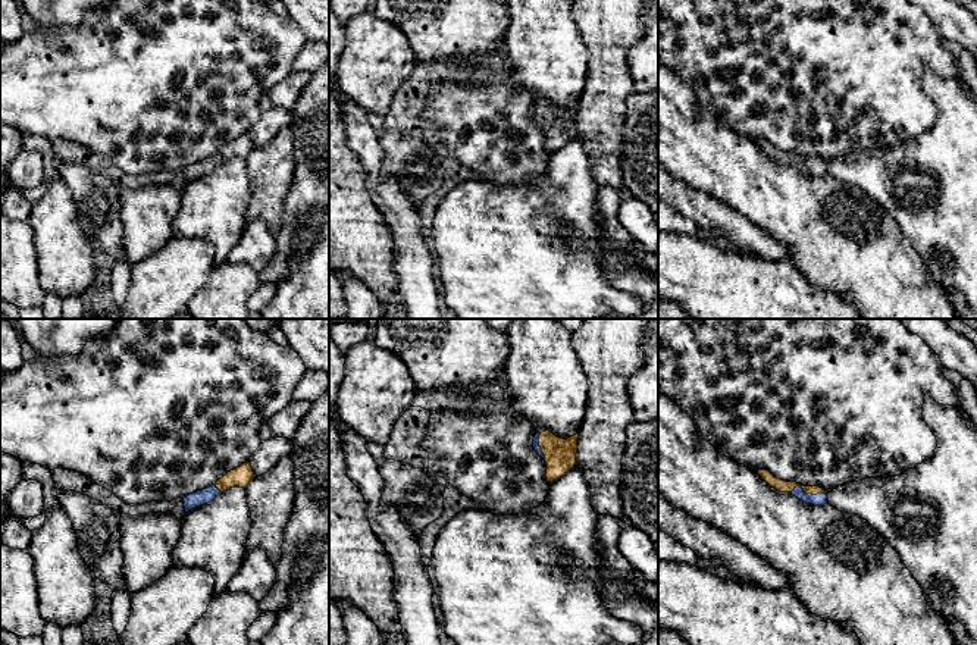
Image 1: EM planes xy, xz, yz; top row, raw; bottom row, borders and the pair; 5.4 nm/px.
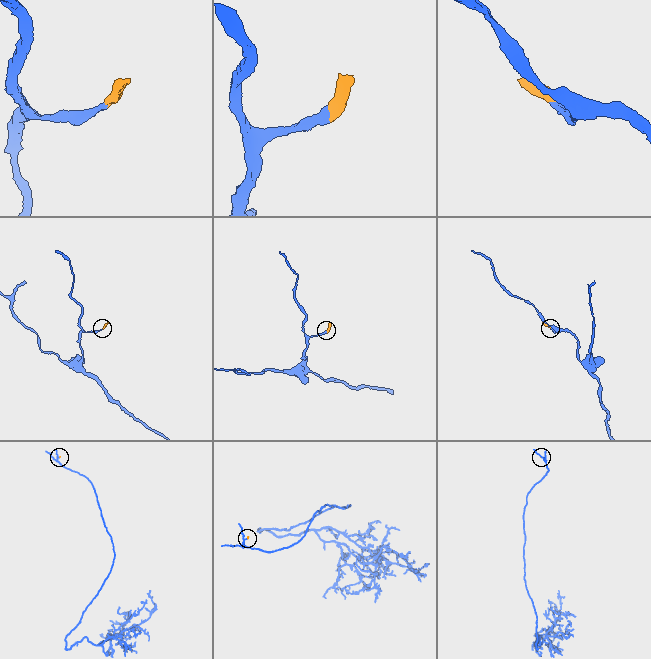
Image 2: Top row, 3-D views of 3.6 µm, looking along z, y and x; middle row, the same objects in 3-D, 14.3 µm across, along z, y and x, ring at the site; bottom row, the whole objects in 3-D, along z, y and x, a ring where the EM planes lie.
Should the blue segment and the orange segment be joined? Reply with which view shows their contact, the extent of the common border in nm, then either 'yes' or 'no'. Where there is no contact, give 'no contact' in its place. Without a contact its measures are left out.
yz | 200 nm | yes

